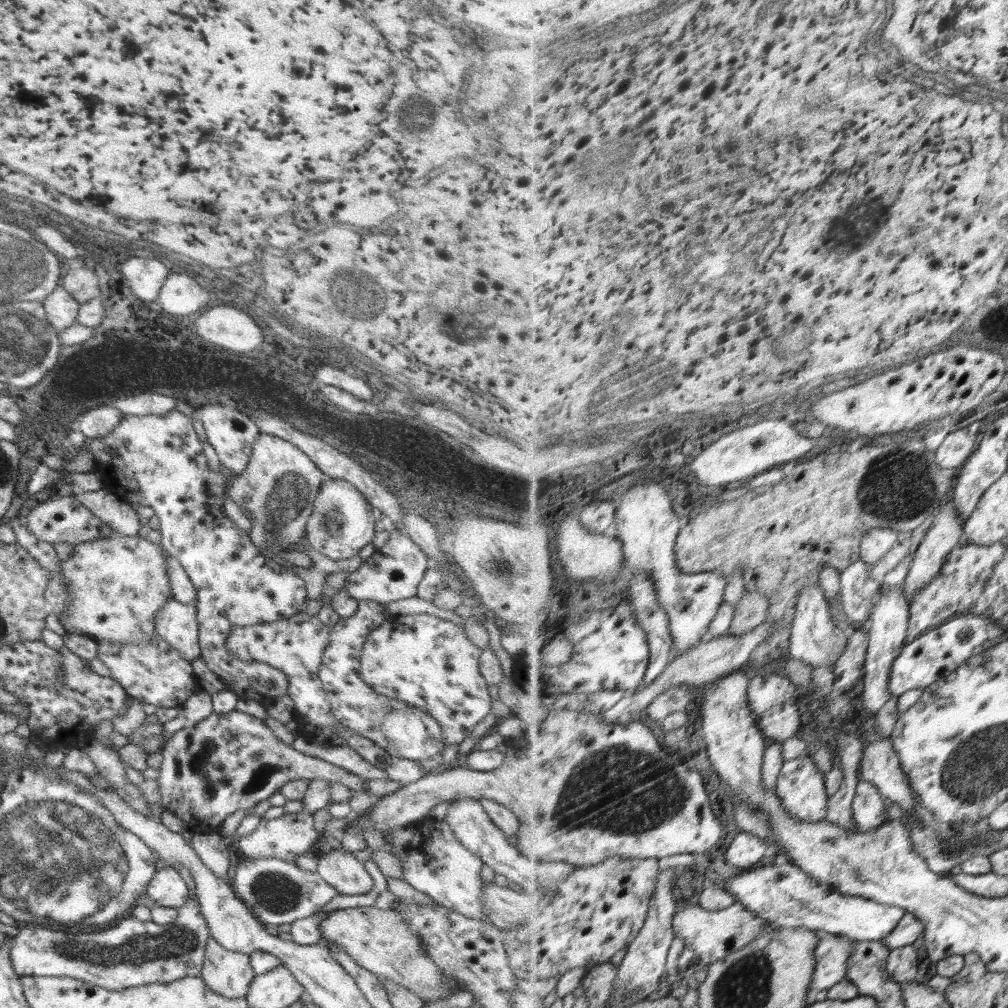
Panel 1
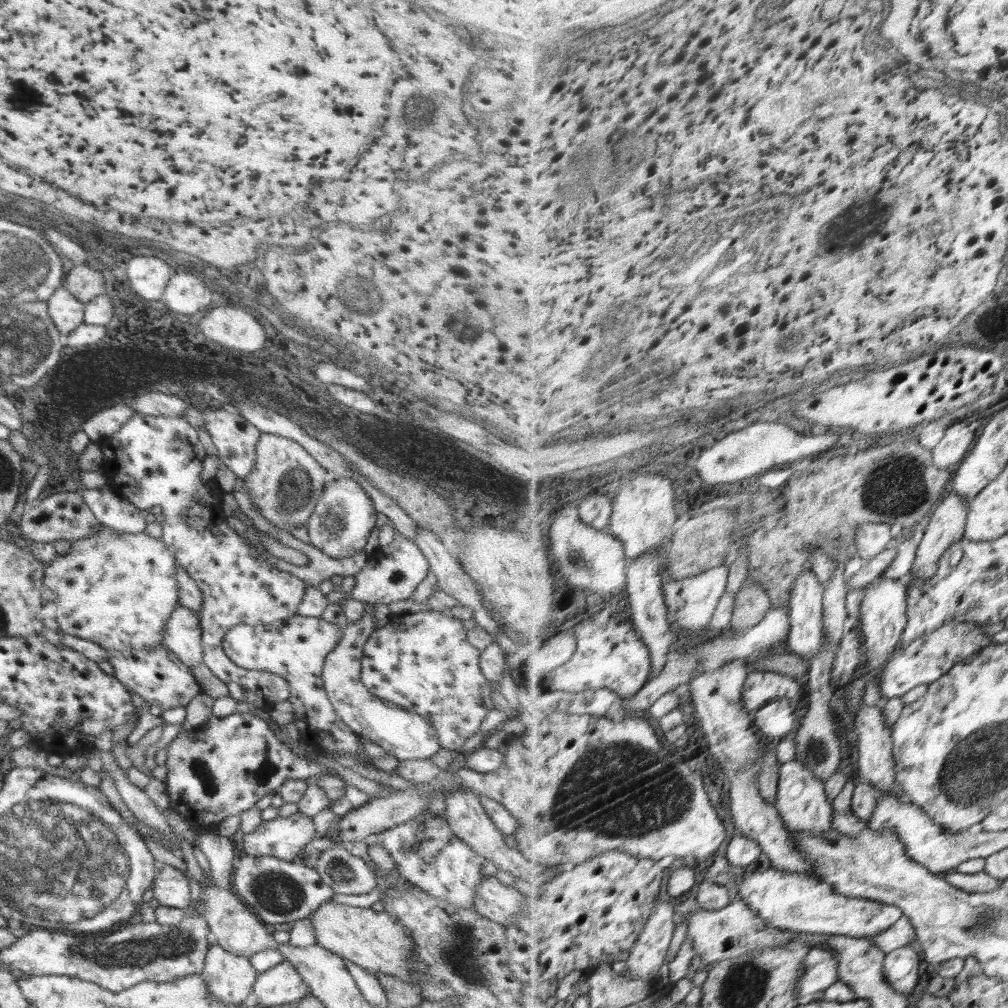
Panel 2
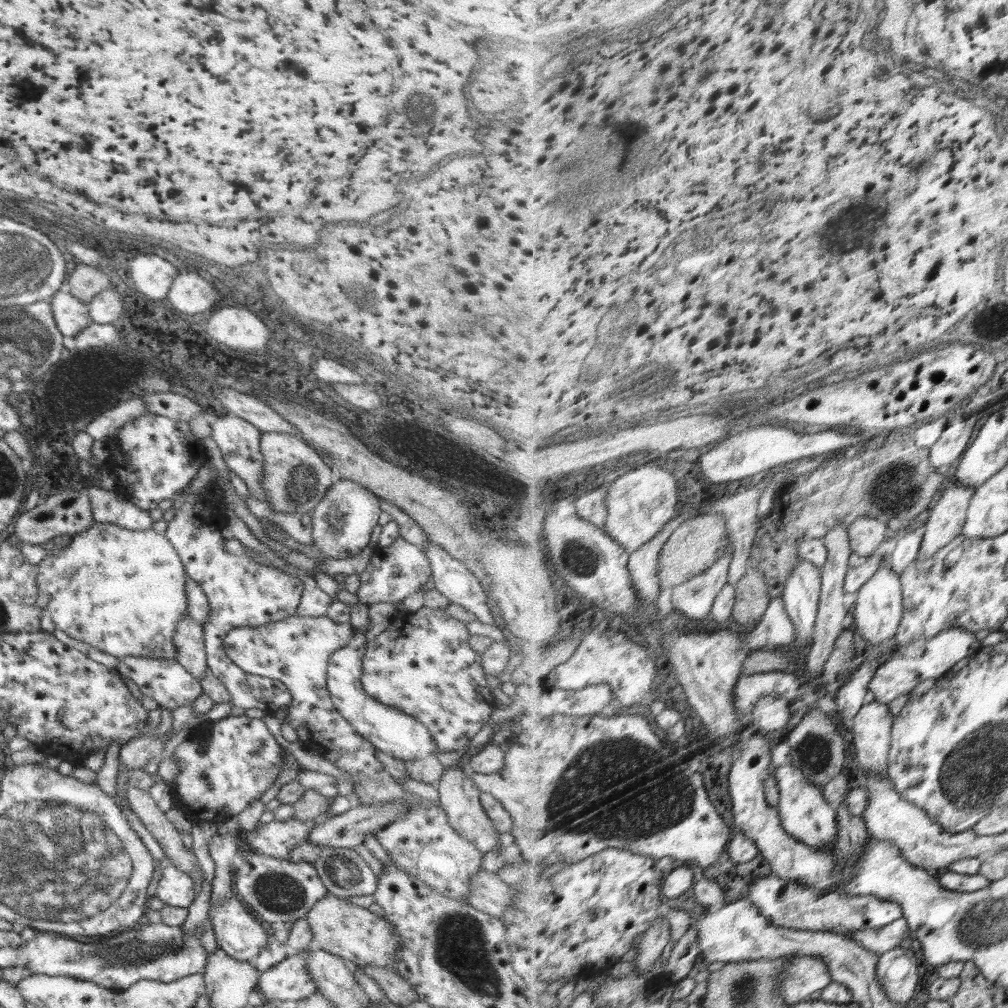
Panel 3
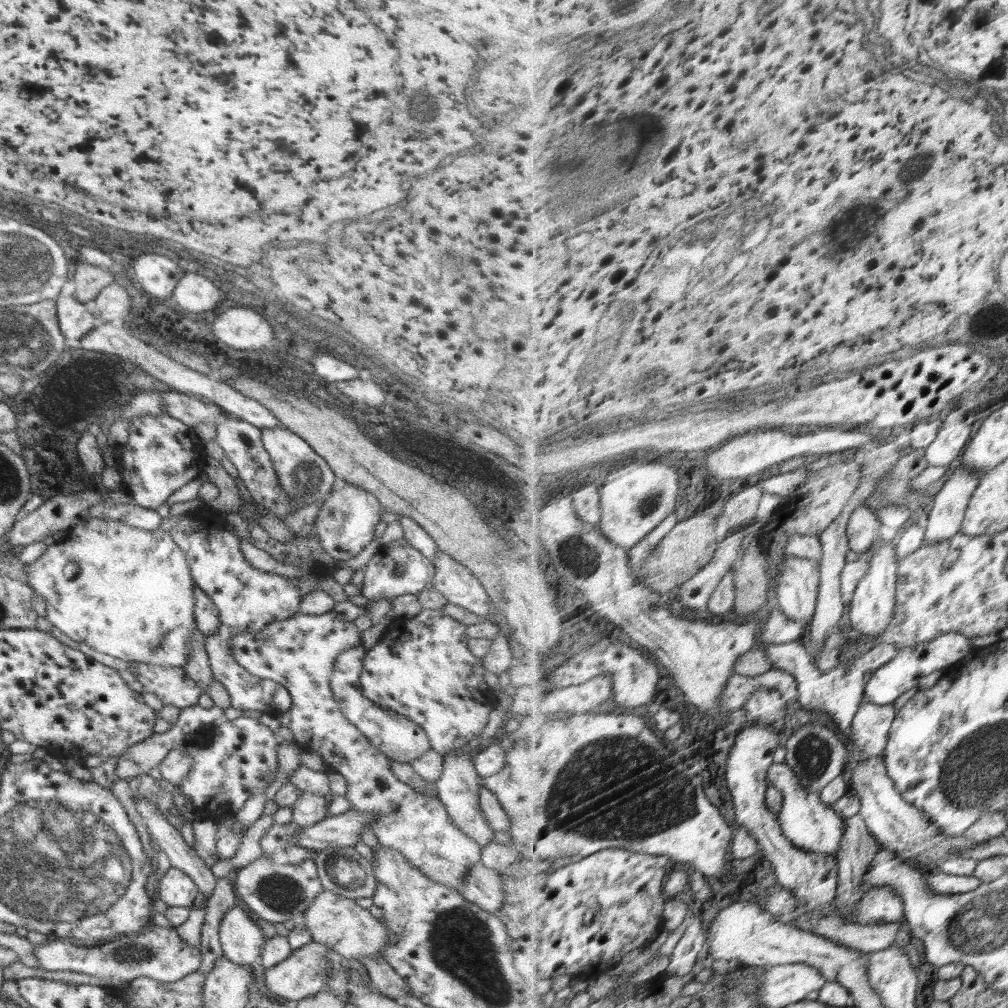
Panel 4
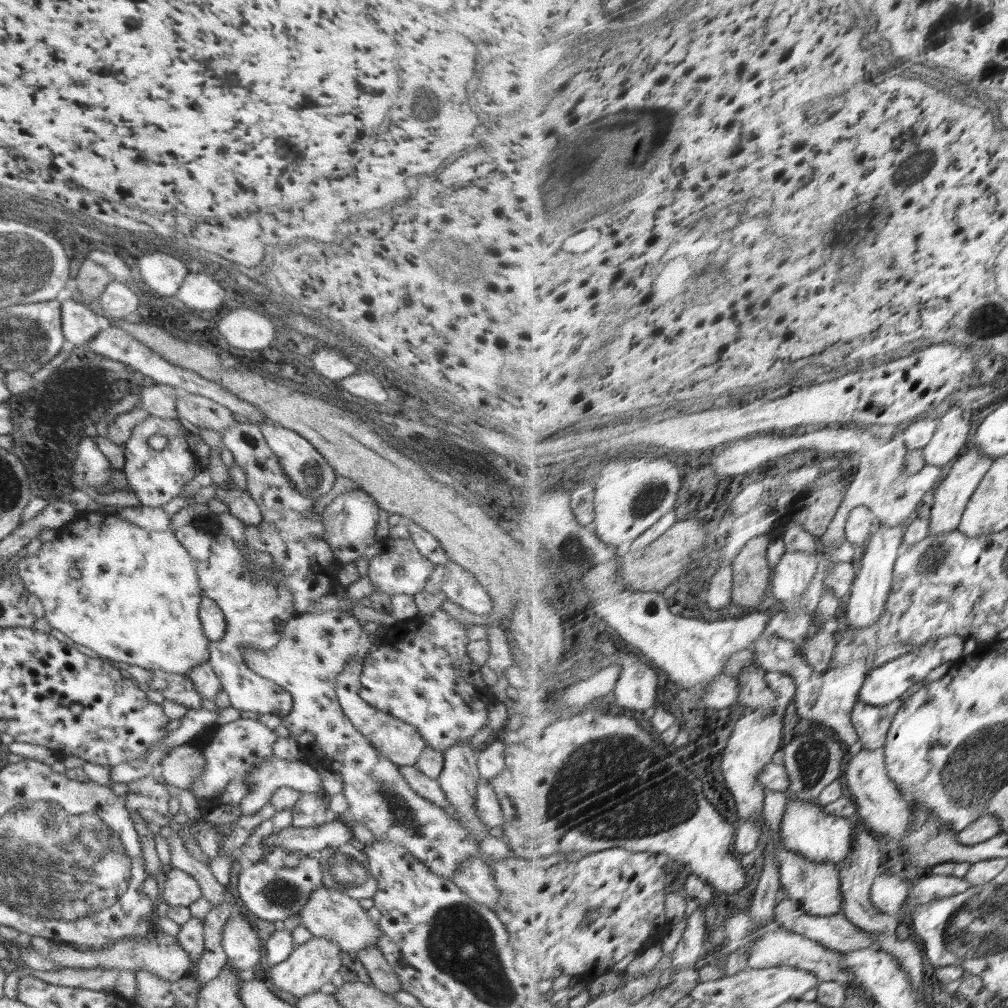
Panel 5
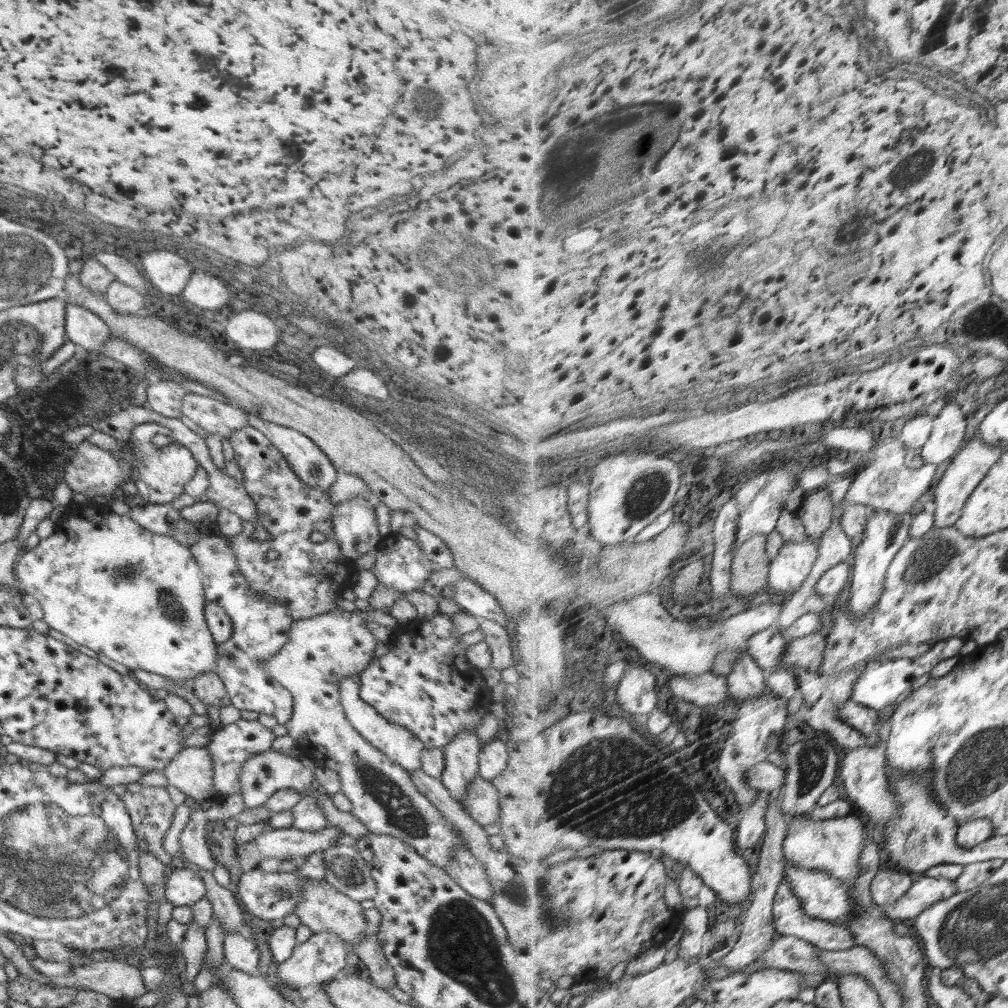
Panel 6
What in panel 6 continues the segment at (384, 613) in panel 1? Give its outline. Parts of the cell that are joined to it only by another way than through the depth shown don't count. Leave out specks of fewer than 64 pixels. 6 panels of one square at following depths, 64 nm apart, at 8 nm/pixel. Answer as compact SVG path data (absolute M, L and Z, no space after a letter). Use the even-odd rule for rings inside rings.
M350 675L338 683L340 690L340 700L347 720L352 727L374 748L378 748L389 760L404 768L408 773L421 769L422 750L425 750L423 743L416 735L410 733L406 728L395 724L390 720L385 720L380 716L370 704L364 702L360 696L360 677Z

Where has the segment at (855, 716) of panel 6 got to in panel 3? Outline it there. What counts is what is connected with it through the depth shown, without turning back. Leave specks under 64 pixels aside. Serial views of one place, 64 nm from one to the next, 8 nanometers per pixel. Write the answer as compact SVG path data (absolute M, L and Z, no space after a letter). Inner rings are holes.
M880 701L866 704L858 711L851 729L863 773L889 778L894 723L890 706Z

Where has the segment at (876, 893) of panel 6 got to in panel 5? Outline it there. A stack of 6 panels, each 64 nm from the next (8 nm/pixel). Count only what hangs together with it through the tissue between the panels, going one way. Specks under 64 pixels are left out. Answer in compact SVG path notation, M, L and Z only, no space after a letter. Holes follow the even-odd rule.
M880 875L873 886L871 896L878 912L886 912L893 918L902 913L902 906L906 906L911 890L910 880L904 881L898 876Z

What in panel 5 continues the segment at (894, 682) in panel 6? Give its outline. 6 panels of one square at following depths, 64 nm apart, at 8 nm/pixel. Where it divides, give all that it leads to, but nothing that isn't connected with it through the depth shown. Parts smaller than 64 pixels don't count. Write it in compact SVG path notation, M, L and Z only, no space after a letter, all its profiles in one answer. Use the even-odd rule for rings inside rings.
M950 635L937 641L926 643L922 649L906 653L906 655L891 660L888 664L878 666L876 670L870 672L870 676L866 678L866 684L860 692L860 697L857 700L862 700L866 703L873 704L874 706L886 706L904 696L914 684L922 682L931 672L936 668L940 668L942 664L960 660L964 656L966 650L966 642L968 639L962 635Z

